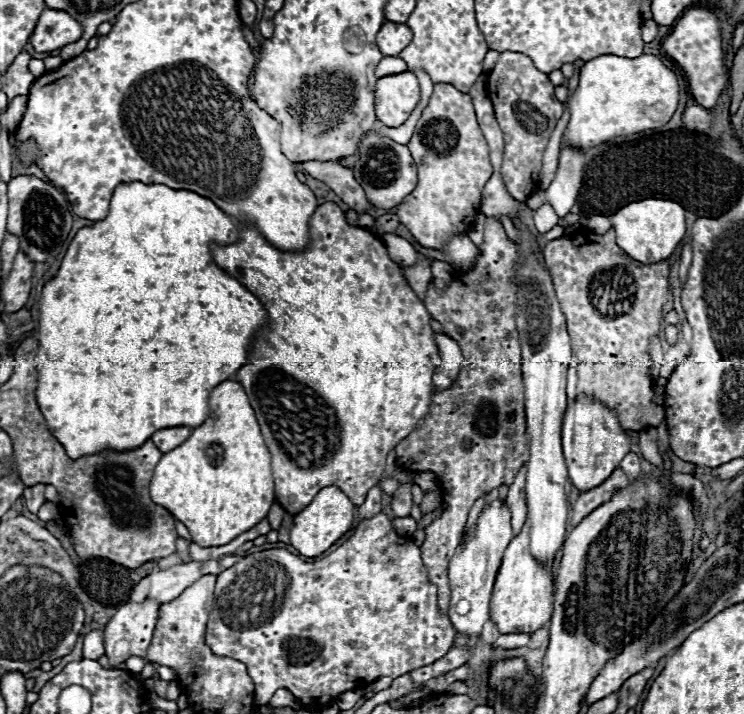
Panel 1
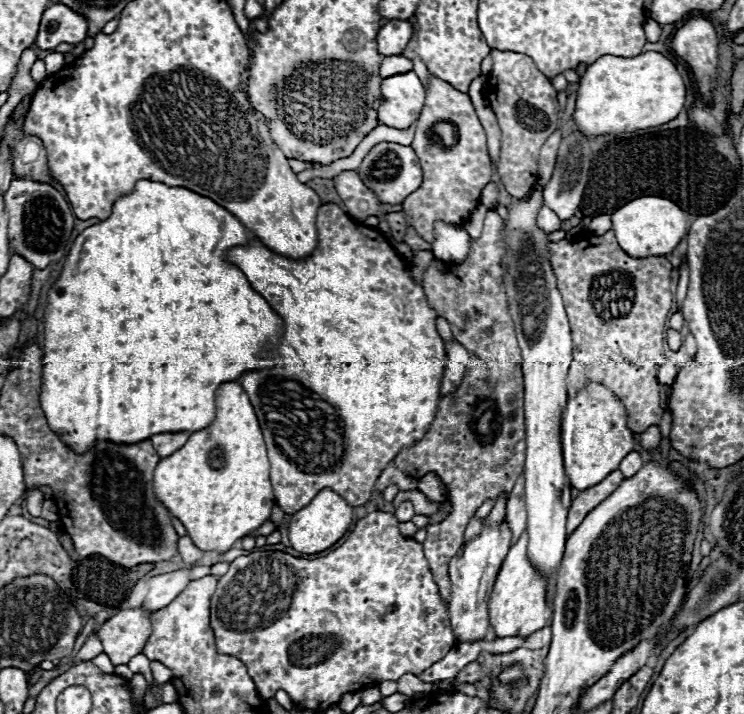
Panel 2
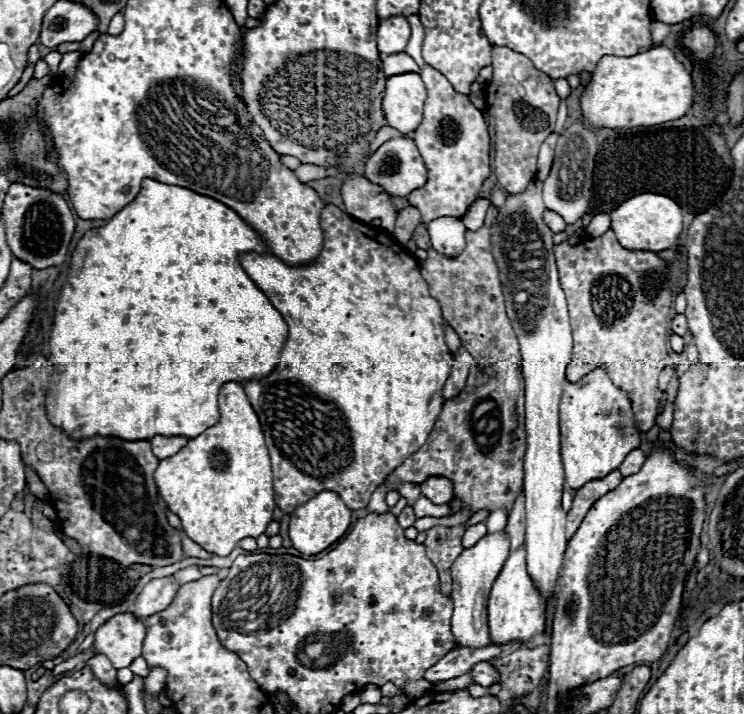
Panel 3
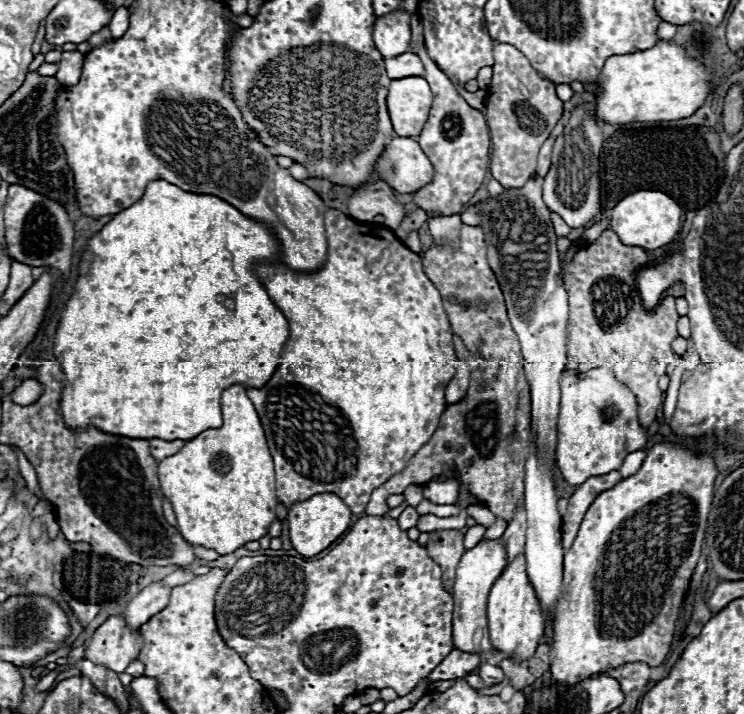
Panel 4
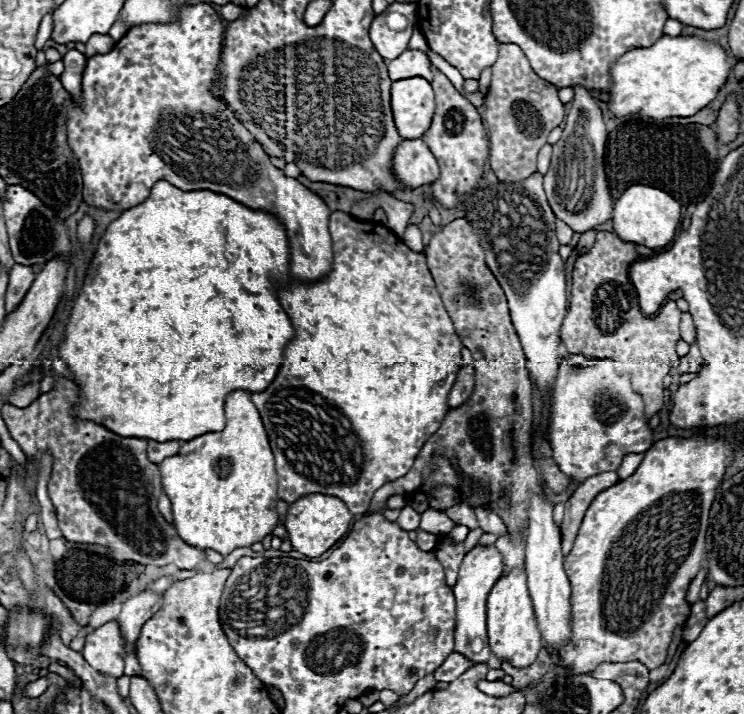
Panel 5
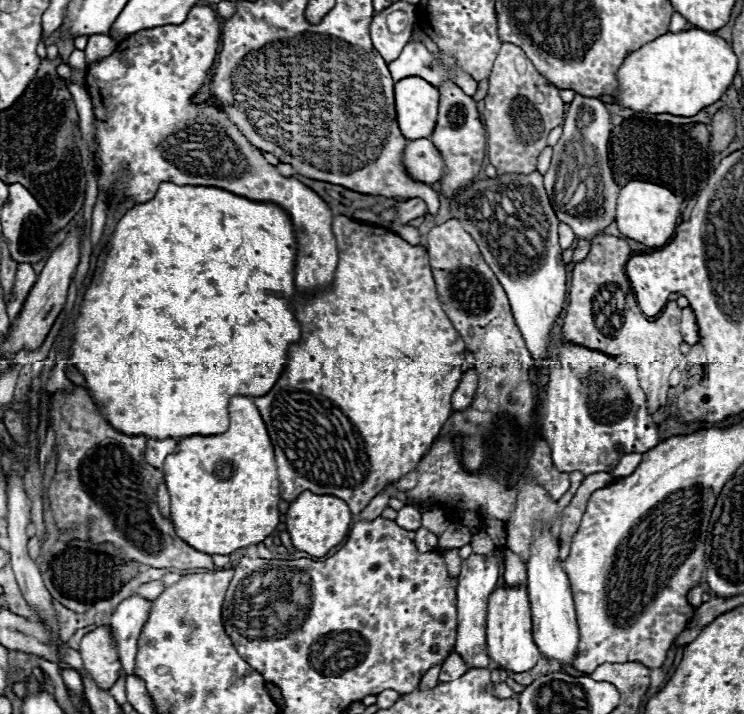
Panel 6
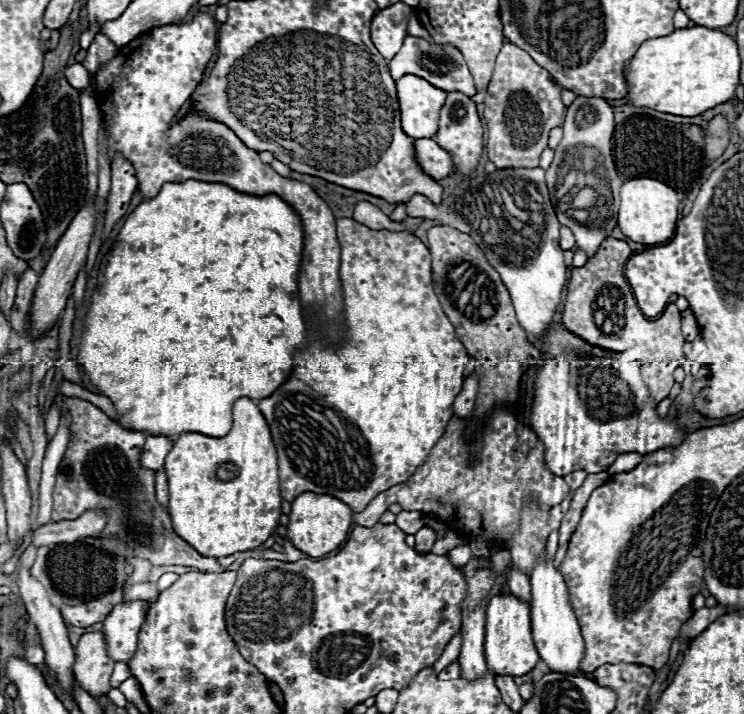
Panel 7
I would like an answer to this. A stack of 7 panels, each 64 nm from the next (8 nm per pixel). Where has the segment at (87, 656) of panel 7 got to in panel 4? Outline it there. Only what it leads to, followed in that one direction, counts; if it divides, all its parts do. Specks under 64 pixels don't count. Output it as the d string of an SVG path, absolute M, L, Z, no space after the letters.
M112 616L92 634L84 658L122 674L130 660L138 658L140 642L140 630L132 632L122 616Z

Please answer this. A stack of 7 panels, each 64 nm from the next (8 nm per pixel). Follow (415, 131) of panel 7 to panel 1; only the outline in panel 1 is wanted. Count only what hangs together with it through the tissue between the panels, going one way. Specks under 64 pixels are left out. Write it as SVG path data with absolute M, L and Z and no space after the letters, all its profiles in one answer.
M412 72L384 76L376 84L376 116L390 128L402 126L420 102L420 86Z

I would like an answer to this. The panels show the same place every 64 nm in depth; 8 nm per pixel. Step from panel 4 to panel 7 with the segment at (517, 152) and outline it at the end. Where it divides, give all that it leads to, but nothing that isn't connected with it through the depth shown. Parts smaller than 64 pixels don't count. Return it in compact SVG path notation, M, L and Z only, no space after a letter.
M504 44L498 58L496 58L496 68L494 68L494 76L488 84L488 92L486 92L486 108L484 108L484 118L488 124L488 156L490 160L496 164L496 168L536 168L538 166L538 158L542 154L544 148L548 148L548 132L554 126L562 126L564 122L564 110L566 106L560 100L560 86L552 80L552 76L538 66L536 62L532 62L532 58L528 56L528 52L520 50L514 44Z

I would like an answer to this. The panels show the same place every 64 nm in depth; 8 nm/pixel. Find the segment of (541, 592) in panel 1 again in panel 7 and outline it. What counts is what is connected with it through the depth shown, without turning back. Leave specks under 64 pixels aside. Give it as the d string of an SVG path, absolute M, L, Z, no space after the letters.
M494 596L486 608L484 654L494 676L524 676L540 660L530 628L530 608L514 596Z

